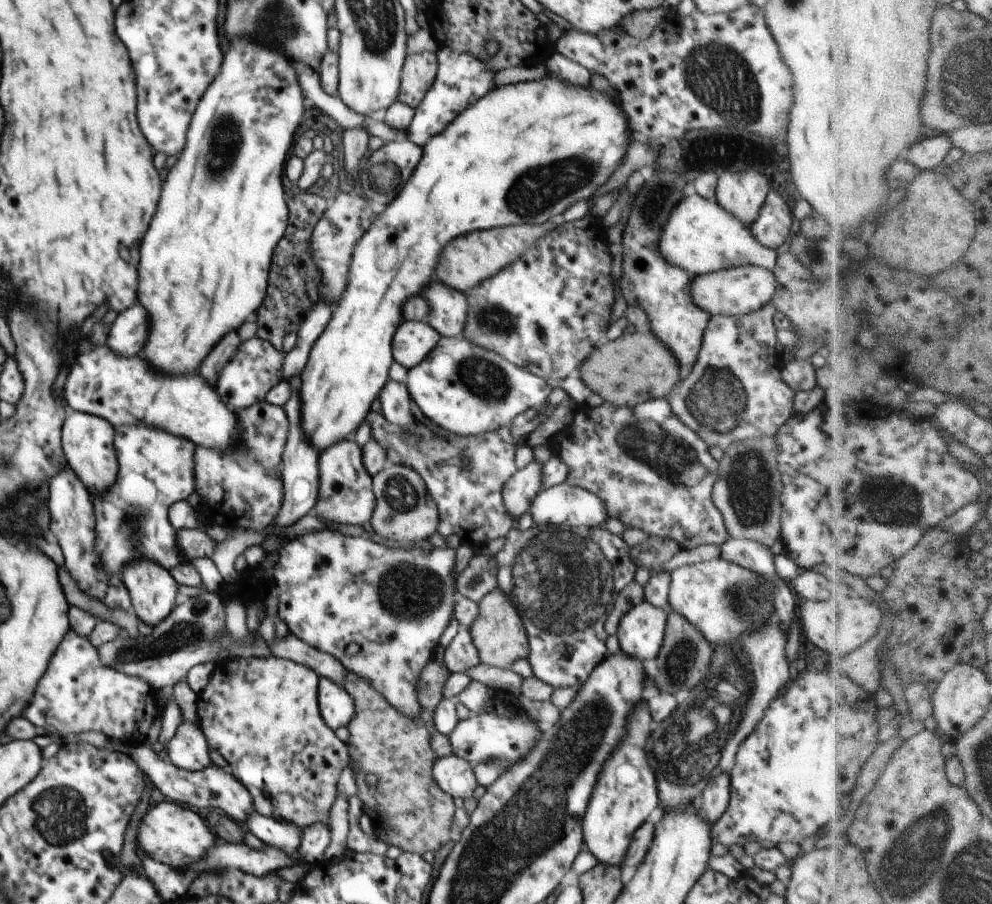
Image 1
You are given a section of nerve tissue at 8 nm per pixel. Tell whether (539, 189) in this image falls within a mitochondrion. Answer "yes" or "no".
yes

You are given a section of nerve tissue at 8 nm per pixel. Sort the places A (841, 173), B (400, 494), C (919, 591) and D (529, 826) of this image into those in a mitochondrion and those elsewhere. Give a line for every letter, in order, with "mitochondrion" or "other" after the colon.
A: other
B: mitochondrion
C: other
D: mitochondrion

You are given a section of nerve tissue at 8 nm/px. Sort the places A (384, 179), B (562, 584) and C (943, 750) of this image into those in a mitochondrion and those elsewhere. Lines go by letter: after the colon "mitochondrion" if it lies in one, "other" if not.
A: mitochondrion
B: mitochondrion
C: other

